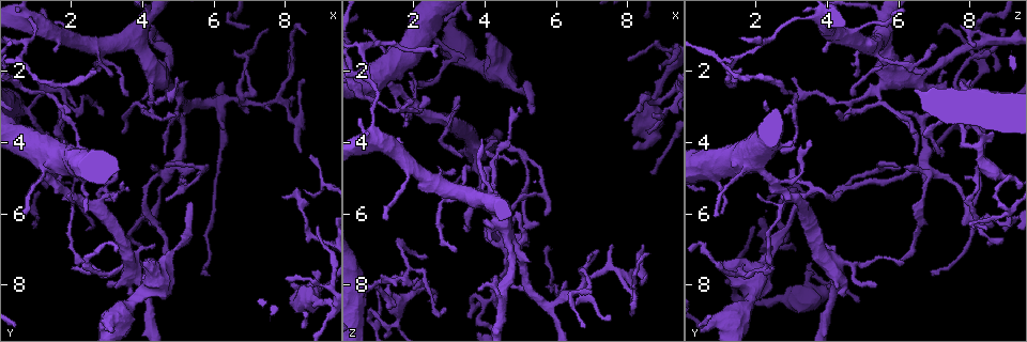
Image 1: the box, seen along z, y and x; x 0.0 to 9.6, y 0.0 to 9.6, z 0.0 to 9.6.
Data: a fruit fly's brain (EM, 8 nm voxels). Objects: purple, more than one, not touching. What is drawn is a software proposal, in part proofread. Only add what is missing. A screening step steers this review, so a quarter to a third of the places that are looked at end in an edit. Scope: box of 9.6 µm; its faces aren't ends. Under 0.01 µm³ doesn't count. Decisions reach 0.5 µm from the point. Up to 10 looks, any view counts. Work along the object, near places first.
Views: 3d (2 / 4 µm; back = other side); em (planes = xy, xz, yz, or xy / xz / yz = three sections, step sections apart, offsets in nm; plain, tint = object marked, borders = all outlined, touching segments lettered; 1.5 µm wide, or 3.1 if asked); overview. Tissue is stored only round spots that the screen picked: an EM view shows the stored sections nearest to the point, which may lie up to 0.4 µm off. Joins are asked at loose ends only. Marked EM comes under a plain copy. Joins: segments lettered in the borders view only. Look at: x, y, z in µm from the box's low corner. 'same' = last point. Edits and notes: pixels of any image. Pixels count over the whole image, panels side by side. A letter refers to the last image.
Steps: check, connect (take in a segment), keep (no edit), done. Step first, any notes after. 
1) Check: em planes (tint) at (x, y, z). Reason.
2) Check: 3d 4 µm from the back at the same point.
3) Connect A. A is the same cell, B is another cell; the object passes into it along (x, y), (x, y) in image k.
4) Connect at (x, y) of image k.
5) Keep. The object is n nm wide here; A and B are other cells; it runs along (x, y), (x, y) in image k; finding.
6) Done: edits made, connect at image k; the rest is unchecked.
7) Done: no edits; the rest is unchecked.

Check: em planes (borders) at (0.85, 4.05, 3.00). Stops while still wide.

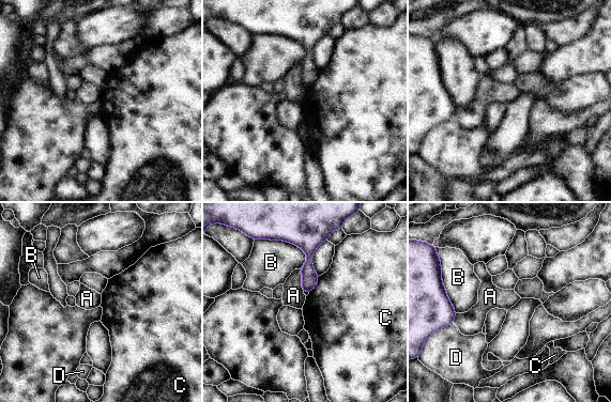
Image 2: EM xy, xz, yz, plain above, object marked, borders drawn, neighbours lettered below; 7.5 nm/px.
Keep. A, B, C and D are other cells; a border runs along (319, 276), (318, 283), (308, 292) in image 2; no lettered segment goes on from it.

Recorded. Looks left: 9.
Check: em planes (borders) at (5.30, 5.70, 3.25). An open end.

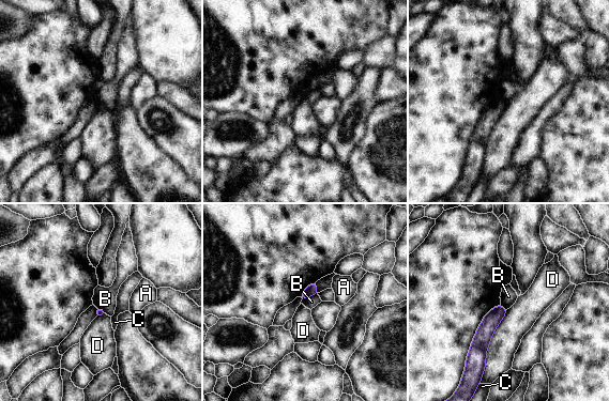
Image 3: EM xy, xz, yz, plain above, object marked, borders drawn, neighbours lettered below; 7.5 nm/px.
Keep. A, B, C and D are other cells; a border runs along (317, 293), (302, 299) in image 3; no lettered segment goes on from it.

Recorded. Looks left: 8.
Check: em planes (tint) at (8.15, 8.00, 4.15). Branch stops here.

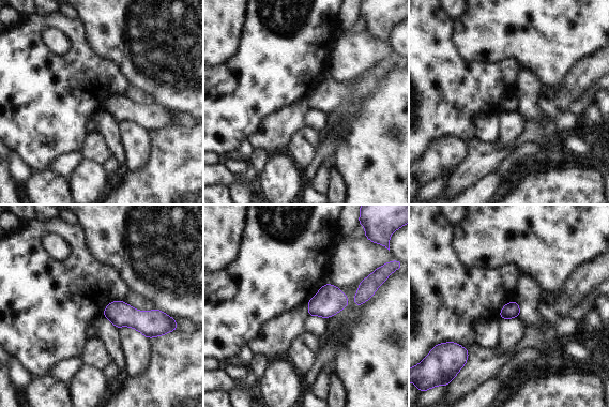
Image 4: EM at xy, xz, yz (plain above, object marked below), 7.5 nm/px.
Check: em planes (borders) at the same point. See the neighbours.

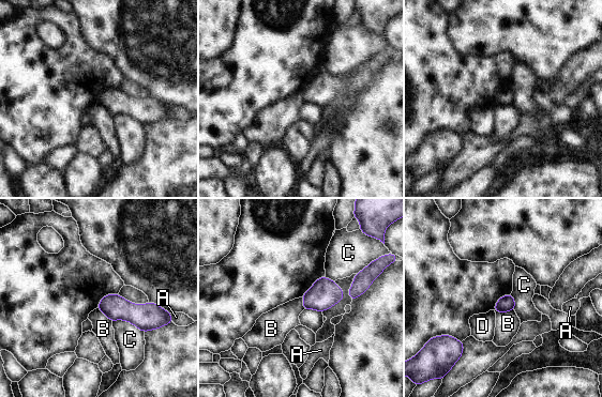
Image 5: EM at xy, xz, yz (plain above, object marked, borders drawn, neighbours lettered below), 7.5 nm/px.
Keep. A, B, C and D are other cells; a border runs along (513, 308), (507, 311), (495, 311) in image 5; no lettered segment goes on from it.

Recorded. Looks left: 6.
Check: em planes (tint) at (4.05, 7.40, 1.00). Branch stops here.

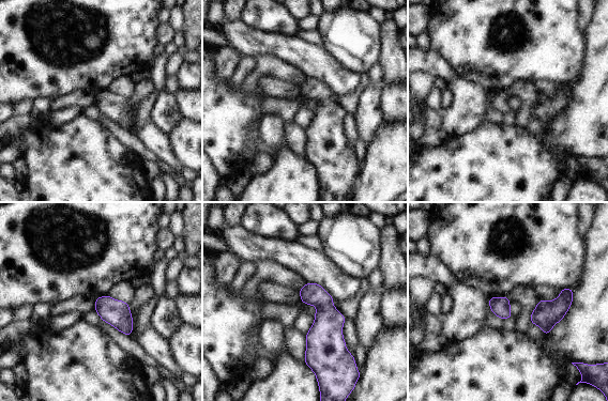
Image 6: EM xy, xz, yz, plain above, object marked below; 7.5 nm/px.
Check: em planes (borders) at the same point. See the neighbours.

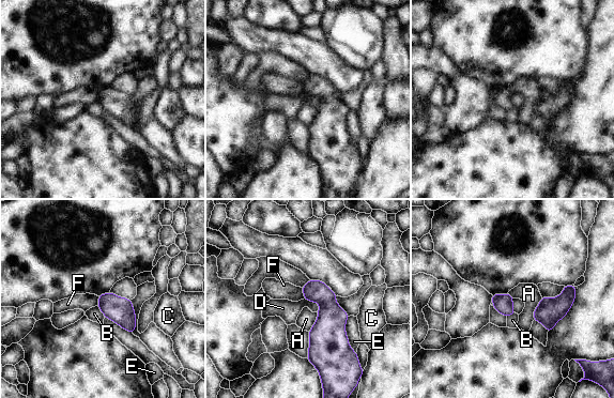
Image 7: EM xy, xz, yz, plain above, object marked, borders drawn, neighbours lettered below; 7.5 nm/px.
Keep. The longest contact is with E, 260 nm; A, B, C, D, E and F are other cells; a border runs along (301, 288), (304, 297) in image 7; no lettered segment goes on from it.

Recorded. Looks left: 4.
Done: no edits; the rest is unchecked.

